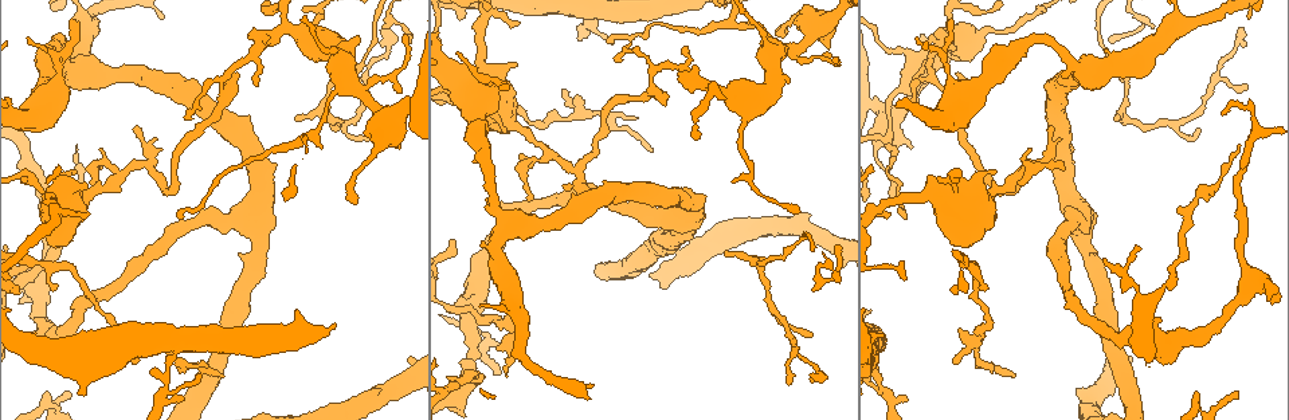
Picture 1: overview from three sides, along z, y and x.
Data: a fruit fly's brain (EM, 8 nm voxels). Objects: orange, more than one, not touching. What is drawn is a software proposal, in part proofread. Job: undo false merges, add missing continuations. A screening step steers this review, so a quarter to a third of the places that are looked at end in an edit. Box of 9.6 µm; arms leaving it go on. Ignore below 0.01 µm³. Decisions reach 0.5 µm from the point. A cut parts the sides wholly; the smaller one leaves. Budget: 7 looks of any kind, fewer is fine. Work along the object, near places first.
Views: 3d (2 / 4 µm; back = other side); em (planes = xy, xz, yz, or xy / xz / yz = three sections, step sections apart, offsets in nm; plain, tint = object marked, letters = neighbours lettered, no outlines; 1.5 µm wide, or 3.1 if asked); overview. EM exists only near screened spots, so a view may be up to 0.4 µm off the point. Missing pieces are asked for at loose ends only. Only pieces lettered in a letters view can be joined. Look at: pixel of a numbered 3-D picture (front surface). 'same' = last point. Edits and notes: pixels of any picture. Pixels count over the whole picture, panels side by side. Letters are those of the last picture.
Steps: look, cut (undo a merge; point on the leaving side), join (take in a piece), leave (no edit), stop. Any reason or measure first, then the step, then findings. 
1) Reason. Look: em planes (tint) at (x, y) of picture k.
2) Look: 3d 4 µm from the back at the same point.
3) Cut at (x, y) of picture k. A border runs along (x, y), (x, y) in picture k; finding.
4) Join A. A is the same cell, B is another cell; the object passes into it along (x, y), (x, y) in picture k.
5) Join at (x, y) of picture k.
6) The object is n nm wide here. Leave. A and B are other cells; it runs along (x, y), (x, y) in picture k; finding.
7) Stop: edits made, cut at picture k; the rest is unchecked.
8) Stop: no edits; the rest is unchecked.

Tapers out. Look: em planes (letters) at (255, 85) of picture 1.

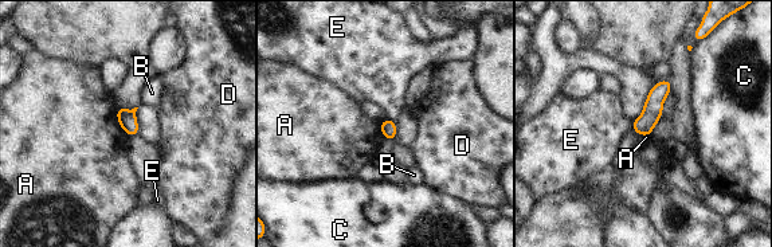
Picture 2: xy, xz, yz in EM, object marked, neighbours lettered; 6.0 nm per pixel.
Leave. A, B, C, D and E are other cells; a border runs along (116, 109), (118, 125), (128, 136) in picture 2; no lettered piece goes on from it.

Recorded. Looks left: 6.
Look: 3d 2 µm at (402, 90) of picture 1.

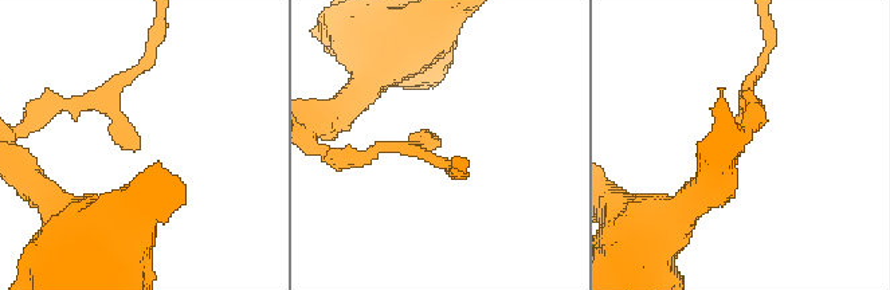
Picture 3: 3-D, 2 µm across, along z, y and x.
Need the tissue. Look: em planes (letters) at (139, 149) of picture 3.

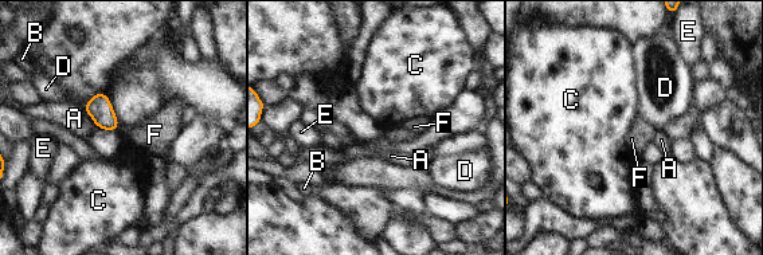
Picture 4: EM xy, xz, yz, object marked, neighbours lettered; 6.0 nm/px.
Leave. A, B, C, D, E and F are other cells; a border runs along (105, 94), (117, 120), (117, 129) in picture 4; none of them fits.

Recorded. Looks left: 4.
Look: em planes (letters) at (736, 25) of picture 1.

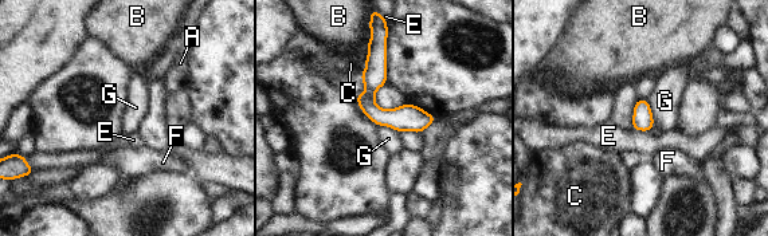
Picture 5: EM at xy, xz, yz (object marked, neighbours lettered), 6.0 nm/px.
The longest contact is with G, 170 nm. Leave. A, B, C, E, F and G are other cells; it runs along (377, 38), (369, 103), (419, 128) in picture 5; continuous, no second neuron.

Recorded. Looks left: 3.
Stop: no edits; the rest is unchecked.

